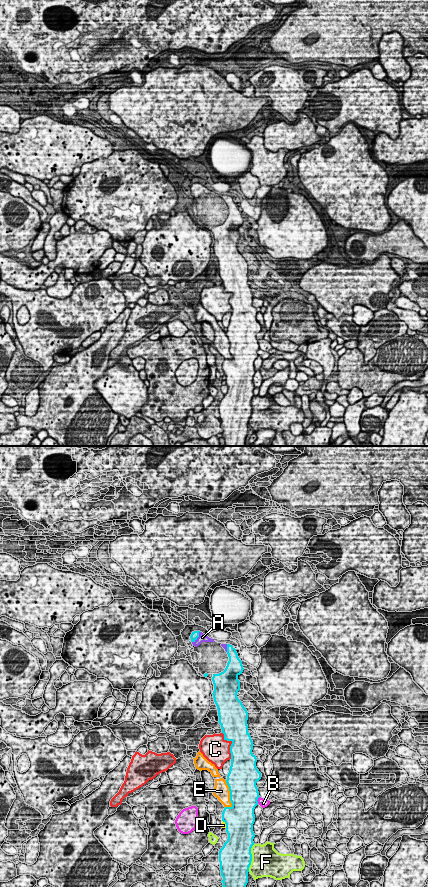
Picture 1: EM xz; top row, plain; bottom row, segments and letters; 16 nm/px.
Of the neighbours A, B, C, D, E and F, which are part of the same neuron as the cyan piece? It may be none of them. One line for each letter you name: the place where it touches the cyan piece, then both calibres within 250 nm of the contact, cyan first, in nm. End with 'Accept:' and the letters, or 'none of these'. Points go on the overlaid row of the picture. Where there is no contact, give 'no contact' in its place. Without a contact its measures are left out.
A: contact xz (197, 637); calibres 120 and 130 nm
Accept: A

